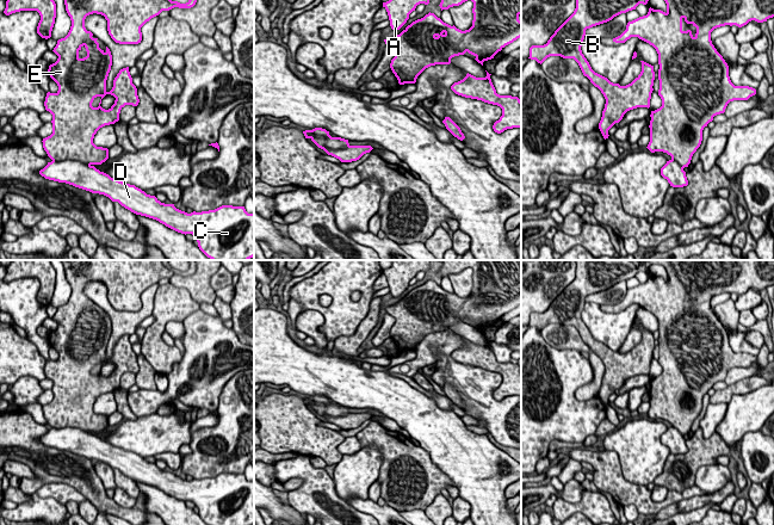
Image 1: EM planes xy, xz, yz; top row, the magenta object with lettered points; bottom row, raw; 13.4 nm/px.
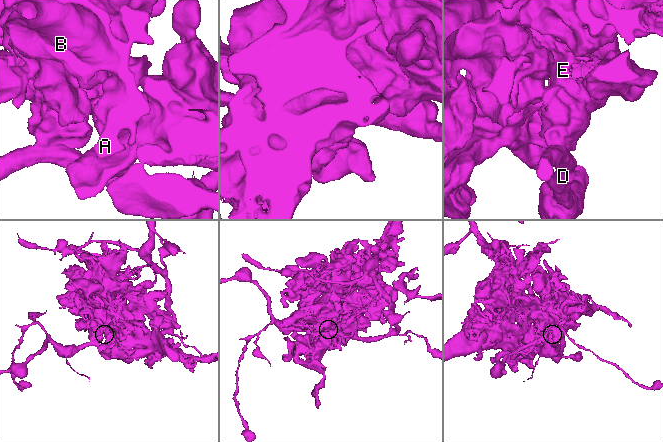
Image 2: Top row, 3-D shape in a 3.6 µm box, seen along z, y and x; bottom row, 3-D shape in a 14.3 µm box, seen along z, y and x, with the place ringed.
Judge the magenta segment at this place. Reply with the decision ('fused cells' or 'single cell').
fused cells

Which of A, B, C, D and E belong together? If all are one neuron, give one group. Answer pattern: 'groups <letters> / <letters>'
groups A B E / C D

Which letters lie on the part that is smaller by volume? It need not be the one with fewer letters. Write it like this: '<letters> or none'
C, D

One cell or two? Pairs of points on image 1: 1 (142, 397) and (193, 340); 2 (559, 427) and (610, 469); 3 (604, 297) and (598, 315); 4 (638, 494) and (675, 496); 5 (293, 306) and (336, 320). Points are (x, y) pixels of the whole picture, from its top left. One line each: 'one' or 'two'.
1: one
2: two
3: two
4: one
5: two

